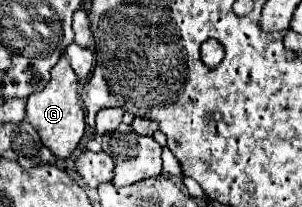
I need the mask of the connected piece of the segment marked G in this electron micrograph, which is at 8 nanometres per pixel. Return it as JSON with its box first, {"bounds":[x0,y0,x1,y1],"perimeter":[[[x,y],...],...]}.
{"bounds":[26,54,84,158],"perimeter":[[[62,54],[60,62],[52,68],[52,78],[46,84],[44,90],[28,96],[26,100],[26,120],[34,126],[34,130],[40,134],[42,142],[56,154],[58,158],[68,158],[74,148],[78,146],[80,138],[84,136],[84,110],[78,98],[78,78],[74,70],[70,68],[68,58]]]}

